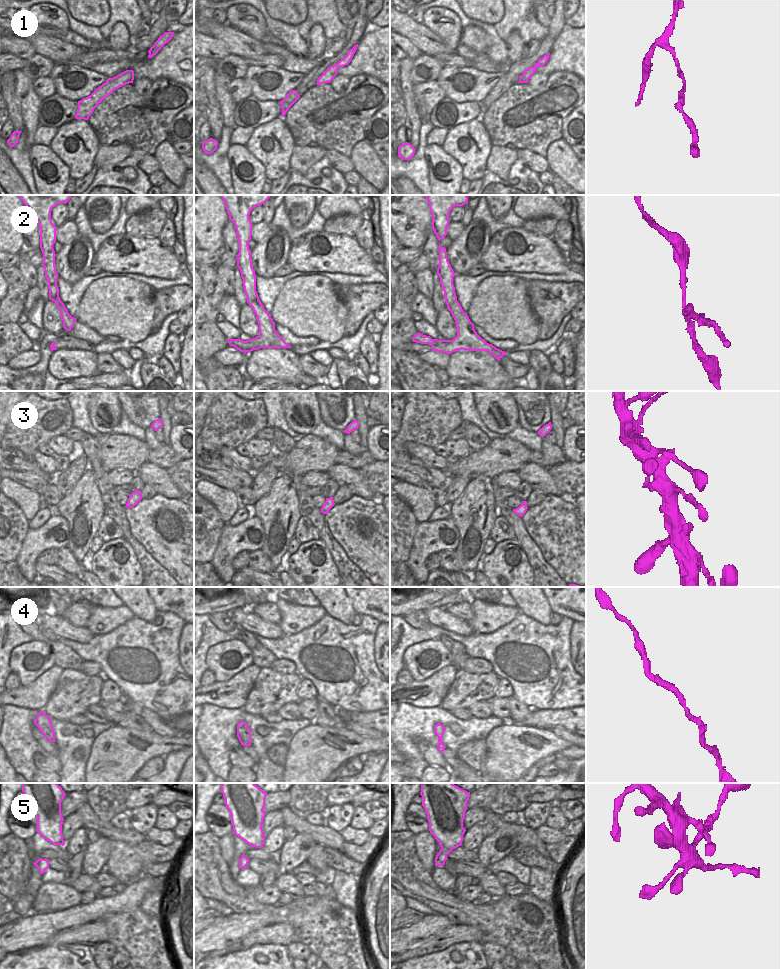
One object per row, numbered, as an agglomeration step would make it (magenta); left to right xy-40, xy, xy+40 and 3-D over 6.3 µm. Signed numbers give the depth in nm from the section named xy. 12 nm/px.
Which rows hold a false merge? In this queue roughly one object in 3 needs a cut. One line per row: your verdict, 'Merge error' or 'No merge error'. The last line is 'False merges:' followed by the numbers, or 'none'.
1: No merge error
2: Merge error
3: No merge error
4: No merge error
5: No merge error
False merges: 2

